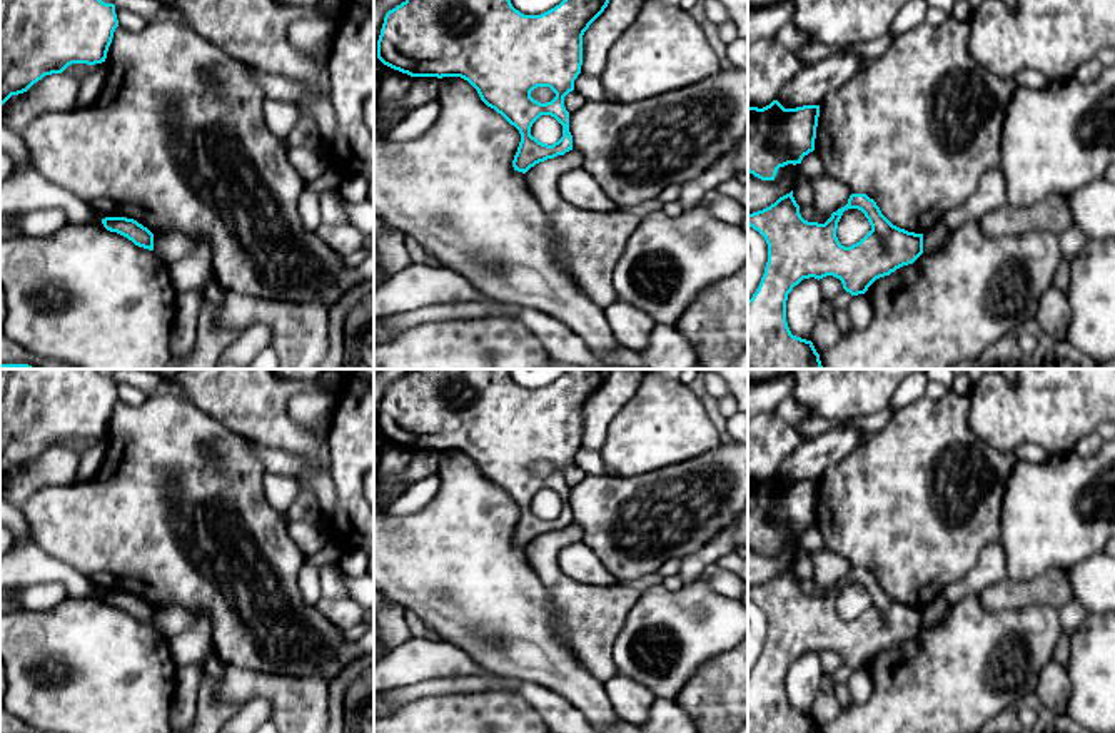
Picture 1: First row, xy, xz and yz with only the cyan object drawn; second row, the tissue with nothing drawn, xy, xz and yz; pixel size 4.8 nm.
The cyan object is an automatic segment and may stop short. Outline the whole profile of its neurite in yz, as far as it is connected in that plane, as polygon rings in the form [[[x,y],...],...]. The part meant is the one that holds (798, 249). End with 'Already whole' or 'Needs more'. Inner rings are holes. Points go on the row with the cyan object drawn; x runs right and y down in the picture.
[[[793,190],[769,207],[748,214],[748,225],[758,230],[768,244],[768,262],[761,282],[748,301],[748,369],[823,369],[811,341],[791,334],[786,322],[788,294],[803,279],[833,276],[851,296],[865,294],[880,277],[913,264],[923,254],[923,234],[893,225],[866,194],[851,194],[848,204],[825,224],[808,222],[800,214]],[[858,209],[868,219],[871,230],[856,244],[845,247],[836,237],[845,210]]]. Already whole

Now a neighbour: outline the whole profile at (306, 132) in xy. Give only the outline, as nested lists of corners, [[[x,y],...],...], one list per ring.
[[[295,104],[295,110],[299,114],[299,120],[294,129],[287,134],[287,145],[289,147],[320,147],[322,135],[315,120]]]

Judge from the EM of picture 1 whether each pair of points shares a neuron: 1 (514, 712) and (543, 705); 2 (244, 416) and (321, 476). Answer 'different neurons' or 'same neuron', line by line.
1: different neurons
2: same neuron

